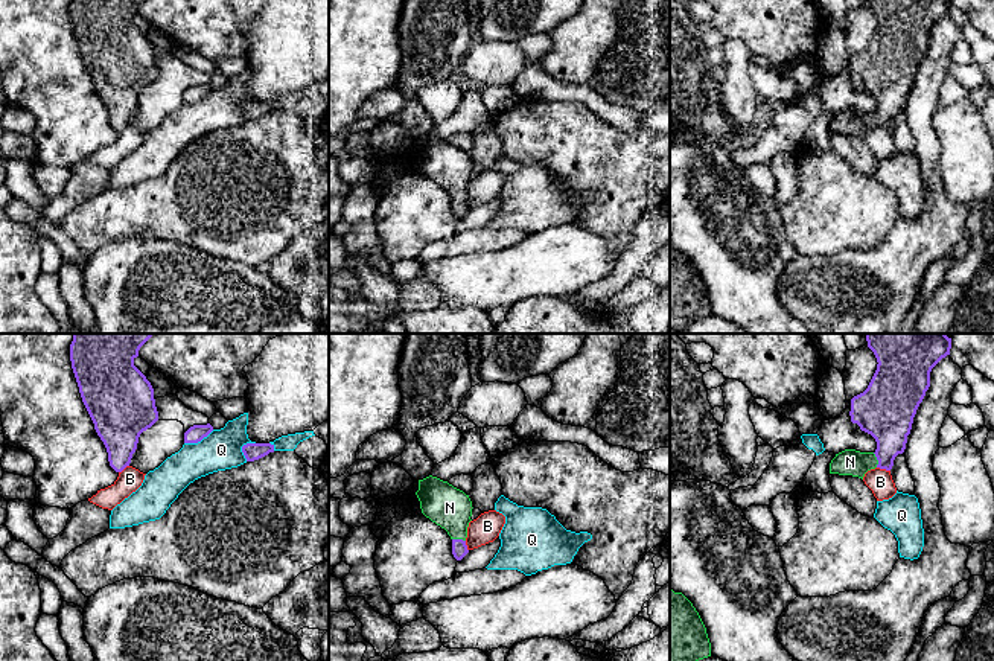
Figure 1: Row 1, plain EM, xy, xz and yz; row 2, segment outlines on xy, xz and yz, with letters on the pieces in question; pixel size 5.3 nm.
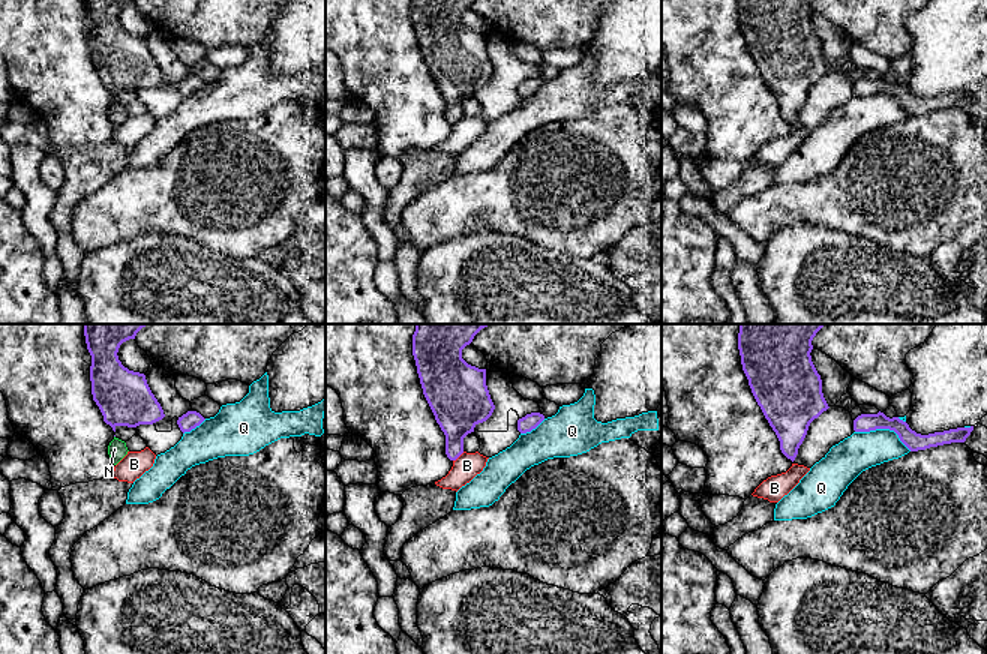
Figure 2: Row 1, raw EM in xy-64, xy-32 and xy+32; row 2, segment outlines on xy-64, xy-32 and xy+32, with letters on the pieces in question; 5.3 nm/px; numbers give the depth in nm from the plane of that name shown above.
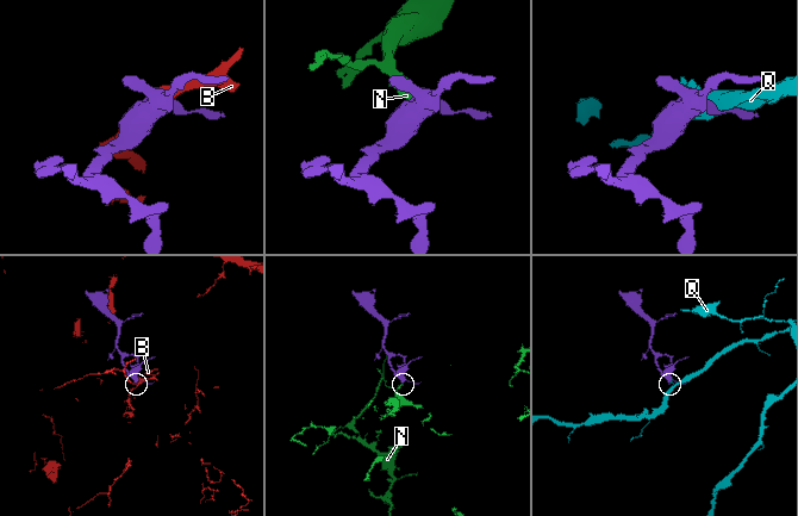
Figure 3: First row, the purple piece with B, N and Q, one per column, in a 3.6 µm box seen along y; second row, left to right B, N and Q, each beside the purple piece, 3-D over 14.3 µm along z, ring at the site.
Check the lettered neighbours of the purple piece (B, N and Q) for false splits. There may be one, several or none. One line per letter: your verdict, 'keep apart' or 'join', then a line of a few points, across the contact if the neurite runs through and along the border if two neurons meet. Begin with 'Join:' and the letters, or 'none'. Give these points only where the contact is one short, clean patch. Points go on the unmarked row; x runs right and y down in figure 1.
Join: N
B: keep apart
N: join; line yz (886, 72), (886, 108), (877, 118), (850, 121)
Q: keep apart

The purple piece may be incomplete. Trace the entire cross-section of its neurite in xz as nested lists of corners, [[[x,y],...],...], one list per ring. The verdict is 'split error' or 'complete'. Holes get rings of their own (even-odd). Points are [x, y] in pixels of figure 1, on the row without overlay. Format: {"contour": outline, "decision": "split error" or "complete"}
{"contour": [[[432,134],[419,139],[416,154],[422,172],[448,190],[452,198],[452,213],[461,219],[469,212],[466,196],[473,168],[469,154]]], "decision": "split error"}

